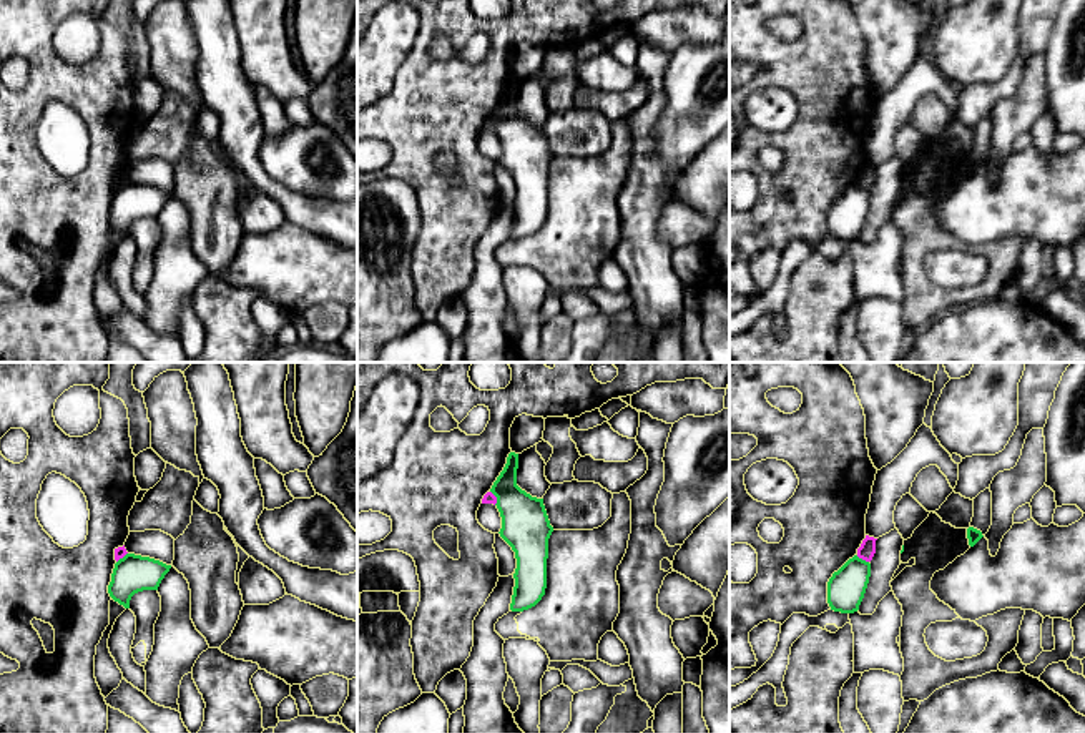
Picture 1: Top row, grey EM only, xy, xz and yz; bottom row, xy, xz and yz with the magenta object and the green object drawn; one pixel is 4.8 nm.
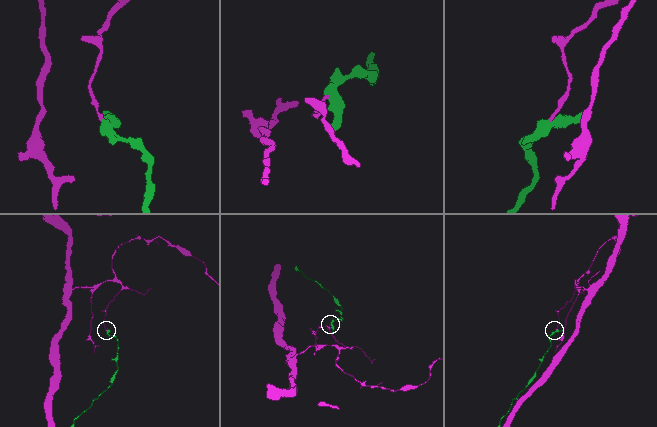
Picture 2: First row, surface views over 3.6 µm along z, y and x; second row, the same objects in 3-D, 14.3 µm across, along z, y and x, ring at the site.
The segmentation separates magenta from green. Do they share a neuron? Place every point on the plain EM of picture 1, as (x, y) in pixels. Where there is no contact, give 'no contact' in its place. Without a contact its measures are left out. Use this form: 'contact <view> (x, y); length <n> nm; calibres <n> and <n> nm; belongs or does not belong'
contact yz (863, 186); length 70 nm; calibres 80 and 180 nm; does not belong

